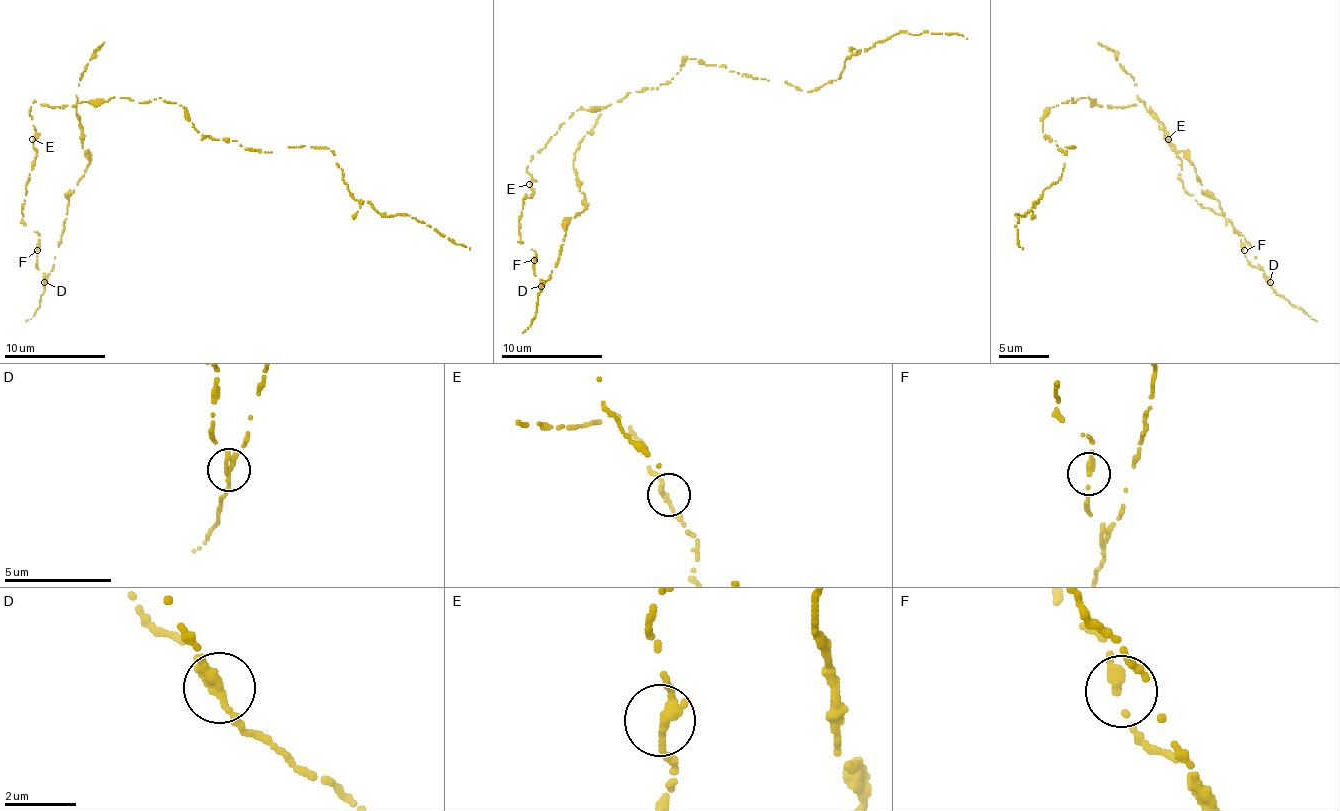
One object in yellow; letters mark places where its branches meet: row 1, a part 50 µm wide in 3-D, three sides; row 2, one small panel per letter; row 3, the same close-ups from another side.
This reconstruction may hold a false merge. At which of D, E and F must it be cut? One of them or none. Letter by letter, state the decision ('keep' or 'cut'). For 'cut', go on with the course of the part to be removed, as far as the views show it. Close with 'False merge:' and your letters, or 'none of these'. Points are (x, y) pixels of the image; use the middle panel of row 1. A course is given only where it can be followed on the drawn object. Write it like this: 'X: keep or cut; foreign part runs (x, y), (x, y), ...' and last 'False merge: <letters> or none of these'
D: cut; foreign part runs (542, 285), (555, 267), (565, 237), (565, 222), (585, 207), (572, 161), (600, 113)
E: keep
F: keep
False merge: D

